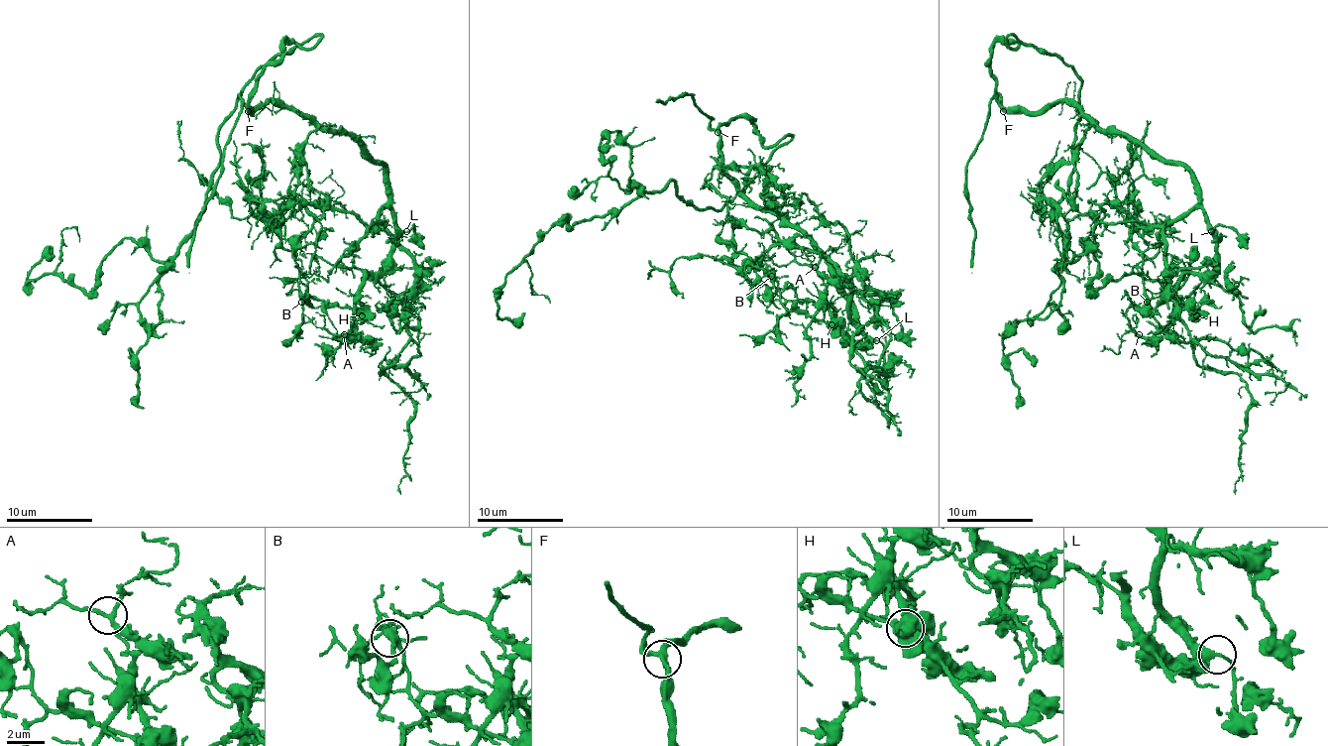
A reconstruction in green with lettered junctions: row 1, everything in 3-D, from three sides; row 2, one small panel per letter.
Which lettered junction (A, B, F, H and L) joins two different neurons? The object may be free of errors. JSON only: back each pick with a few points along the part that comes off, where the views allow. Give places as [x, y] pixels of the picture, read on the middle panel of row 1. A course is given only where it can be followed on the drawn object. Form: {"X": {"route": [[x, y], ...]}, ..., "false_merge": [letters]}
{"H": {"route": [[831, 325], [789, 310], [776, 278], [752, 261], [732, 267], [679, 256], [668, 272], [653, 269], [651, 276]]}, "false_merge": ["H"]}

